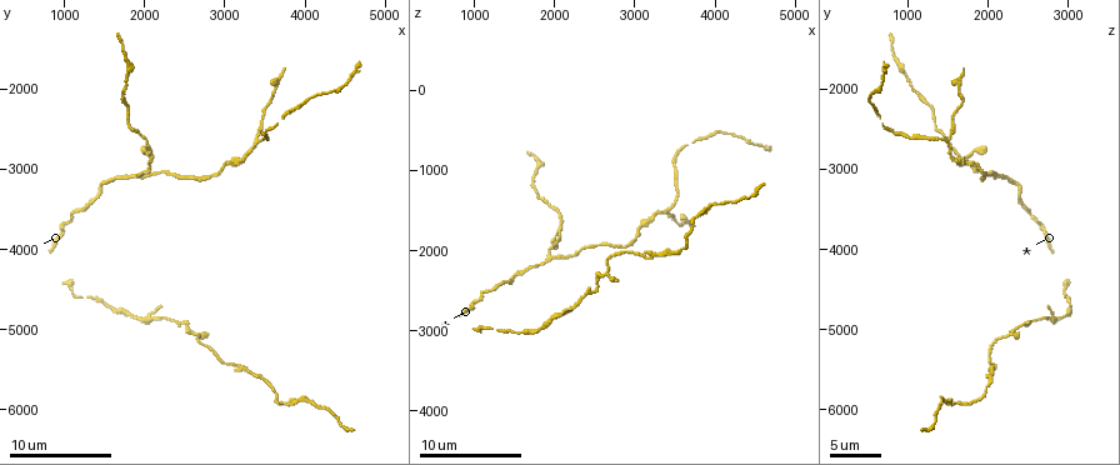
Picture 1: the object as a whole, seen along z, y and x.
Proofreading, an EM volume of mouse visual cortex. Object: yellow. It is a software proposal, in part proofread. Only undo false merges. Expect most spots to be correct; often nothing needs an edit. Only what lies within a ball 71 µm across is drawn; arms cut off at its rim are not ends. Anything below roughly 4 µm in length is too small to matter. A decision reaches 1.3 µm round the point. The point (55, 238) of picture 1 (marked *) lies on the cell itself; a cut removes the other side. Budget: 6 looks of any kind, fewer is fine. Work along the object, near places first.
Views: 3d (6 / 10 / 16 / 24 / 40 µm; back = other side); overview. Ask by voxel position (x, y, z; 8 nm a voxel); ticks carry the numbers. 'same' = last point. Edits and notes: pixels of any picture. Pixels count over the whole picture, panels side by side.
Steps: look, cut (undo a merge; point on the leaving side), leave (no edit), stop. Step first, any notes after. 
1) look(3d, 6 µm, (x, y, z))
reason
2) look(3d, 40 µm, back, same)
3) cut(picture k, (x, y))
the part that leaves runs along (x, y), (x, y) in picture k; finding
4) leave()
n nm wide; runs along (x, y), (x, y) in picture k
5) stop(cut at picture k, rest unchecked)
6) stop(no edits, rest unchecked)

look(3d, 10 µm, (1950, 3050, 2100))
arms part here

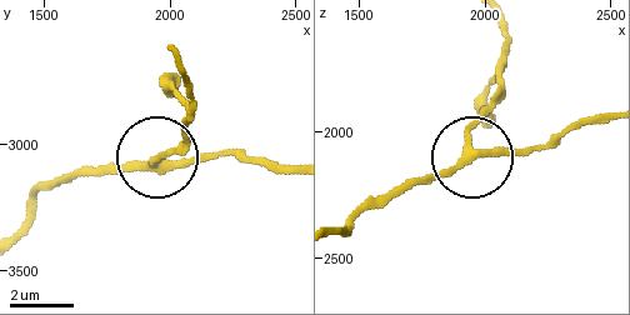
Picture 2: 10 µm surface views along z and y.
look(3d, 10 µm, back, same)

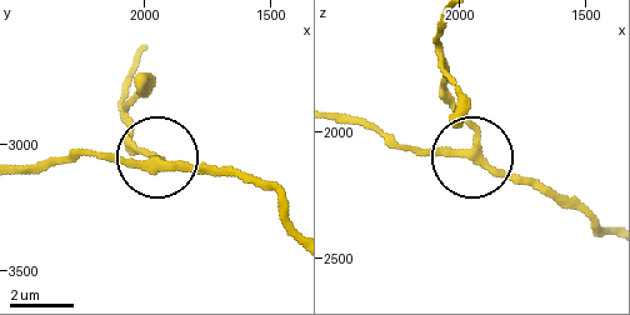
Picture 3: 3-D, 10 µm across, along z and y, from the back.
leave()
260 nm wide; all the same cell

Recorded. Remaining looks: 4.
look(3d, 10 µm, (2100, 4850, 2750))
three arms meet

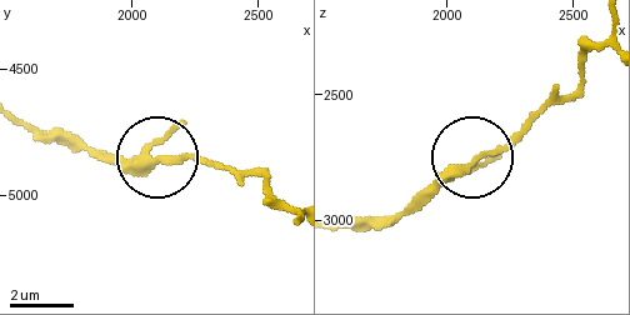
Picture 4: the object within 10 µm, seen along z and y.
leave()
continuous, no second cell

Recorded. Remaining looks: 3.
look(3d, 16 µm, (3400, 2650, 1500))
three arms meet

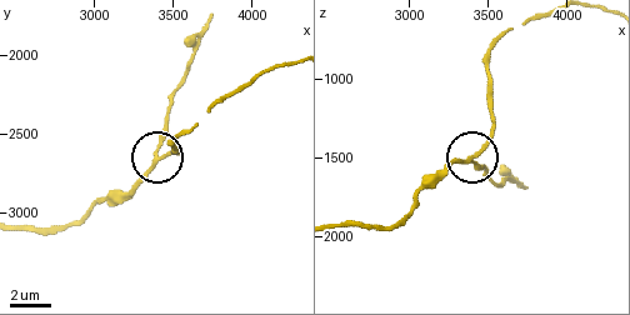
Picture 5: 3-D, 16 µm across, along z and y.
leave()
3 arms; runs along (20, 226), (60, 226), (125, 196), (158, 151), (166, 108) in picture 5; one cell here

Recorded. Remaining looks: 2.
stop(no edits, rest unchecked)

